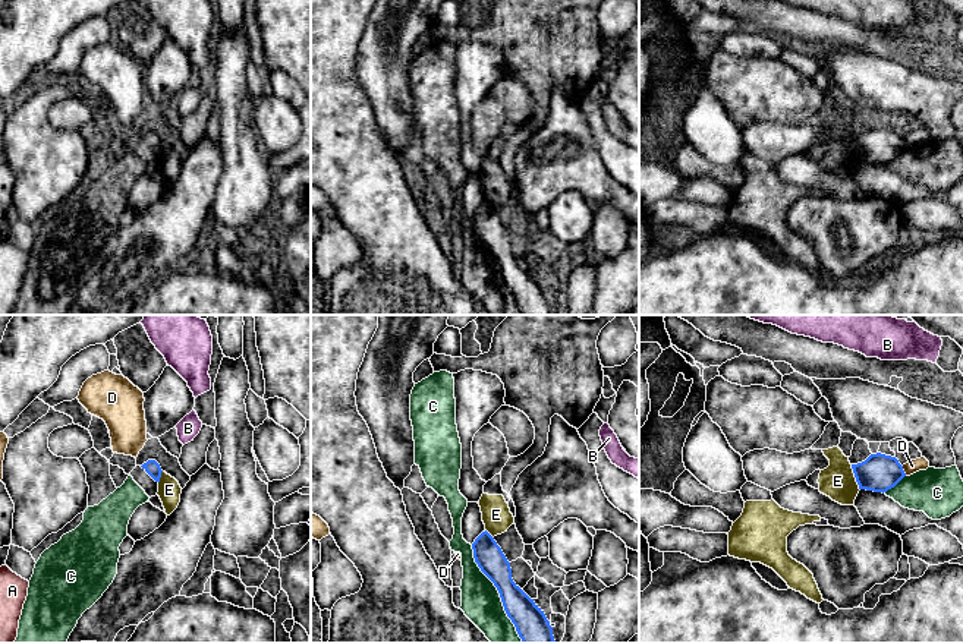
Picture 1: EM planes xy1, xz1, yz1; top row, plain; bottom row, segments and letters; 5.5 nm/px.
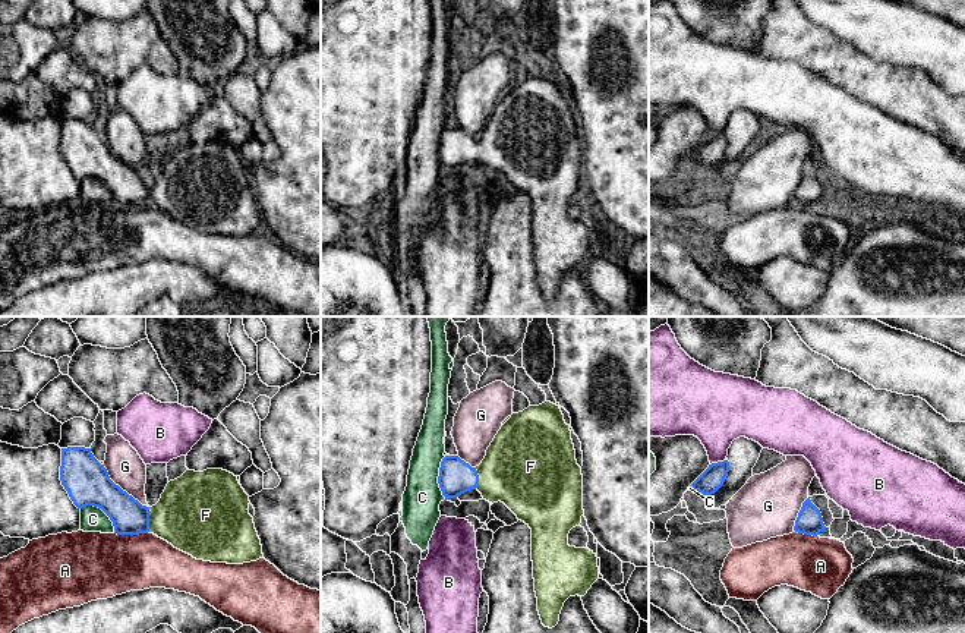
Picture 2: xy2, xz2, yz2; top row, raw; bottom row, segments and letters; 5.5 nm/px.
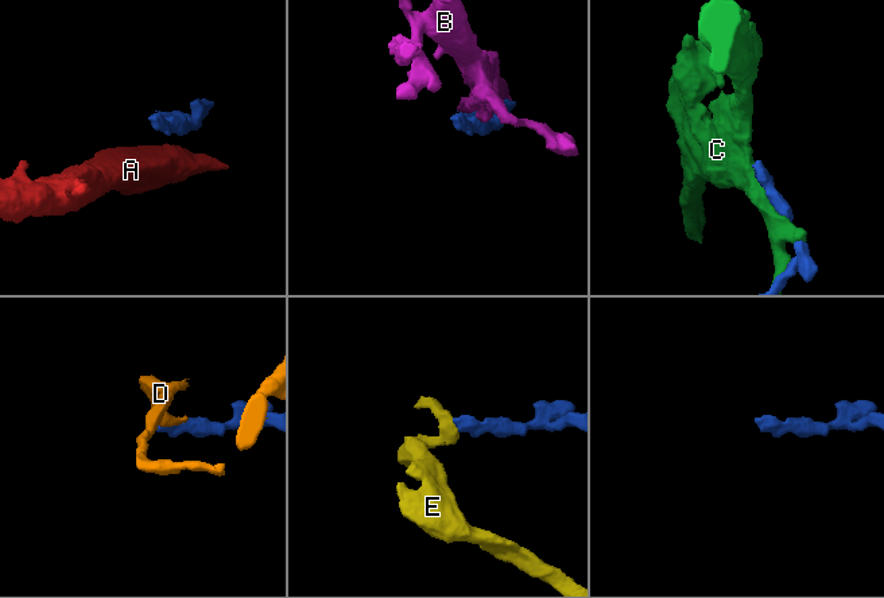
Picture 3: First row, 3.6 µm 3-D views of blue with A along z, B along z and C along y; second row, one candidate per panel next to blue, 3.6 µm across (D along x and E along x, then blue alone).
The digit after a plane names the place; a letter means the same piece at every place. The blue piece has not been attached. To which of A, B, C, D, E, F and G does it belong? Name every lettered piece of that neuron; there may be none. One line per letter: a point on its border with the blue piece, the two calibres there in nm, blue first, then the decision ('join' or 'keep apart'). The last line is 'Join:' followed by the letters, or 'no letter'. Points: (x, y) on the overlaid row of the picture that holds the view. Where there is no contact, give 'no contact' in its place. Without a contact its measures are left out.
A: xy2 (131, 534) | 190/360 nm | keep apart
B: yz2 (718, 462) | 120/320 nm | keep apart
C: xz1 (499, 592) | 180/220 nm | keep apart
D: yz1 (903, 470) | 200/80 nm | keep apart
E: yz1 (855, 476) | 200/190 nm | keep apart
F: xy2 (148, 519) | 190/400 nm | join
G: xy2 (122, 490) | 240/200 nm | keep apart
Join: F

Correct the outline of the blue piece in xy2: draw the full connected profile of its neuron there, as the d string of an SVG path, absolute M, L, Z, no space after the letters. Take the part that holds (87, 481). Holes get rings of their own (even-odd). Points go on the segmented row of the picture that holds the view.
M62 448L60 481L78 508L94 506L113 522L117 535L154 533L196 560L243 564L264 558L261 539L249 514L249 495L237 476L223 469L186 470L170 481L160 501L146 507L116 485L91 448Z

